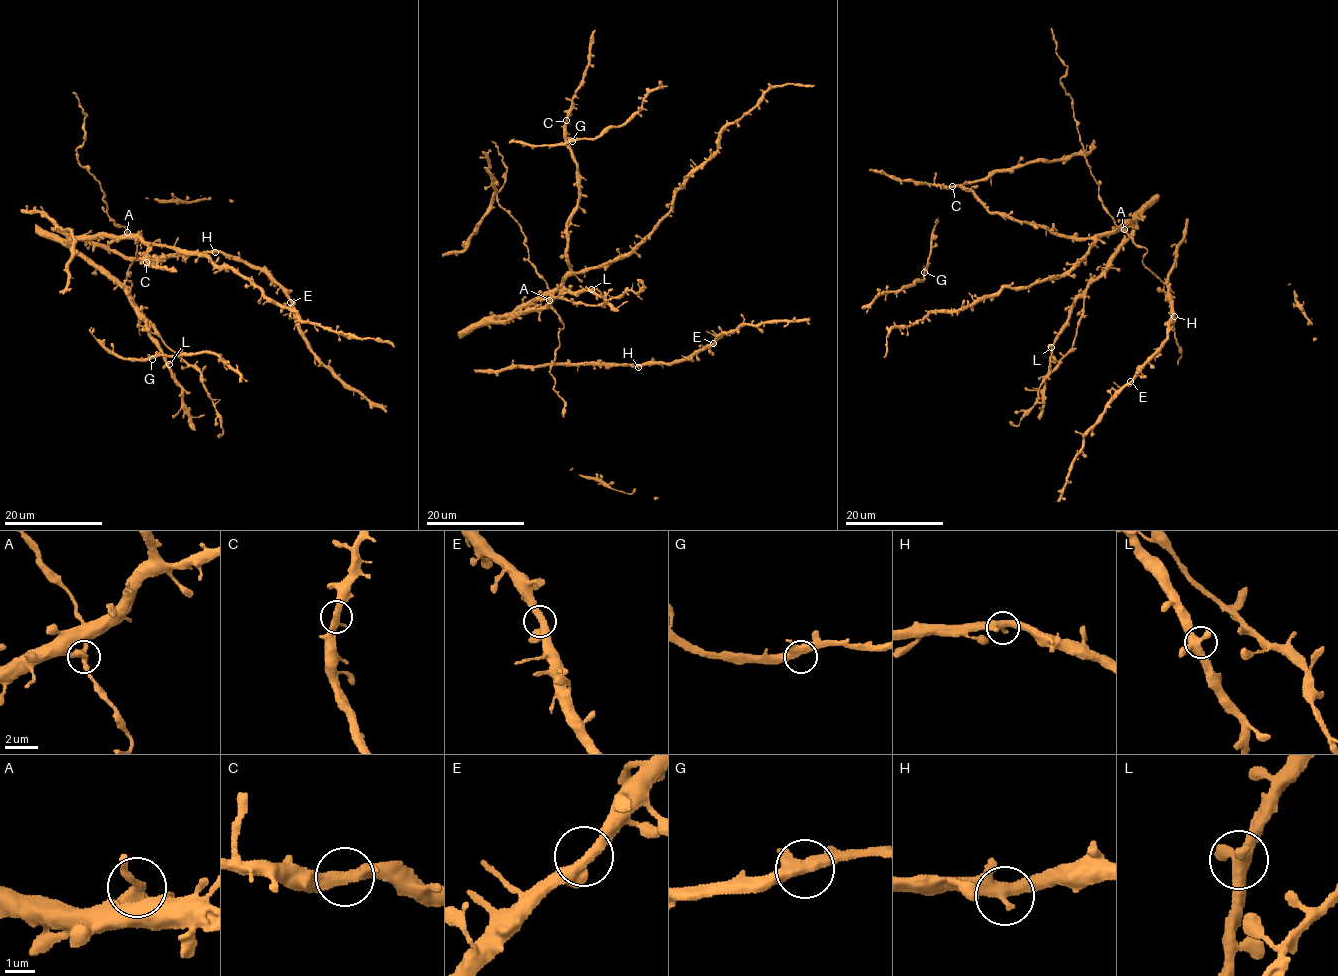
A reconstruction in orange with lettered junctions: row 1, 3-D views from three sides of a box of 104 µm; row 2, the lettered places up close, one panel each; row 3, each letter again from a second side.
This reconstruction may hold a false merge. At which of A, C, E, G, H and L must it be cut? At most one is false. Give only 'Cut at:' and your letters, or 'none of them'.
Cut at: none of them

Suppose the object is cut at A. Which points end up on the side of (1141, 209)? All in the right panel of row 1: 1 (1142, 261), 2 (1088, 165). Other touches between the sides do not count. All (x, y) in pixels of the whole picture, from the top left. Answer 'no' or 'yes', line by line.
1: no
2: no

